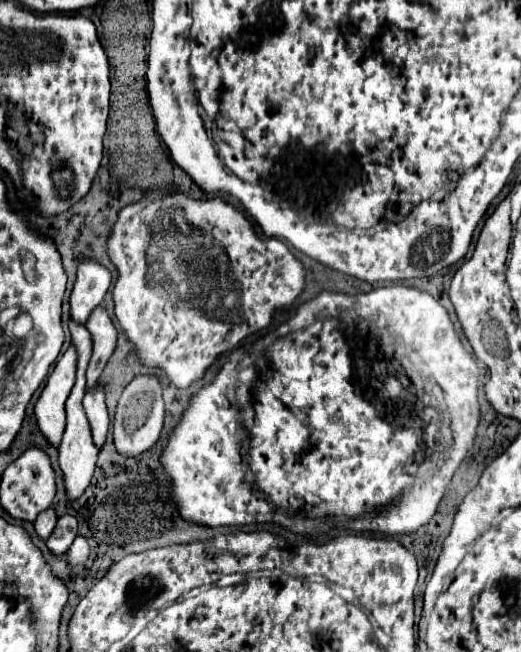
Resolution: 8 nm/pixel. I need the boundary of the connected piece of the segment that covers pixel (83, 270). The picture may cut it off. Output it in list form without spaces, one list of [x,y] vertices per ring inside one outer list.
[[[94,260],[82,262],[78,266],[78,278],[70,294],[70,320],[76,324],[86,324],[90,312],[102,302],[110,284],[112,276],[102,264]]]

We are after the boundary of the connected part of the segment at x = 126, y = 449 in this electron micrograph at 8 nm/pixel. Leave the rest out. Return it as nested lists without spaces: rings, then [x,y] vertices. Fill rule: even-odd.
[[[148,374],[138,376],[124,390],[124,394],[118,402],[116,416],[114,416],[112,432],[114,432],[114,446],[116,446],[118,454],[122,454],[126,458],[136,458],[136,456],[148,452],[158,442],[162,426],[164,426],[162,386],[154,376],[148,376]]]

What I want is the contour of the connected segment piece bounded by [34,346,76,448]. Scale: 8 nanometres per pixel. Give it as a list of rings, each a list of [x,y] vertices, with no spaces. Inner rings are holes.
[[[70,346],[64,356],[56,362],[52,374],[46,380],[46,386],[34,406],[36,422],[42,432],[42,436],[54,446],[60,446],[62,432],[66,426],[66,414],[64,414],[64,402],[72,390],[76,374],[76,352]]]

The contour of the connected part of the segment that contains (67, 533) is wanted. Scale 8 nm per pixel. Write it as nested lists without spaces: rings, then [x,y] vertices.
[[[62,516],[58,522],[56,522],[56,528],[52,532],[52,536],[48,538],[46,546],[50,550],[50,554],[54,556],[60,556],[60,554],[66,554],[66,550],[70,548],[70,544],[74,542],[76,538],[76,518],[74,516]]]

